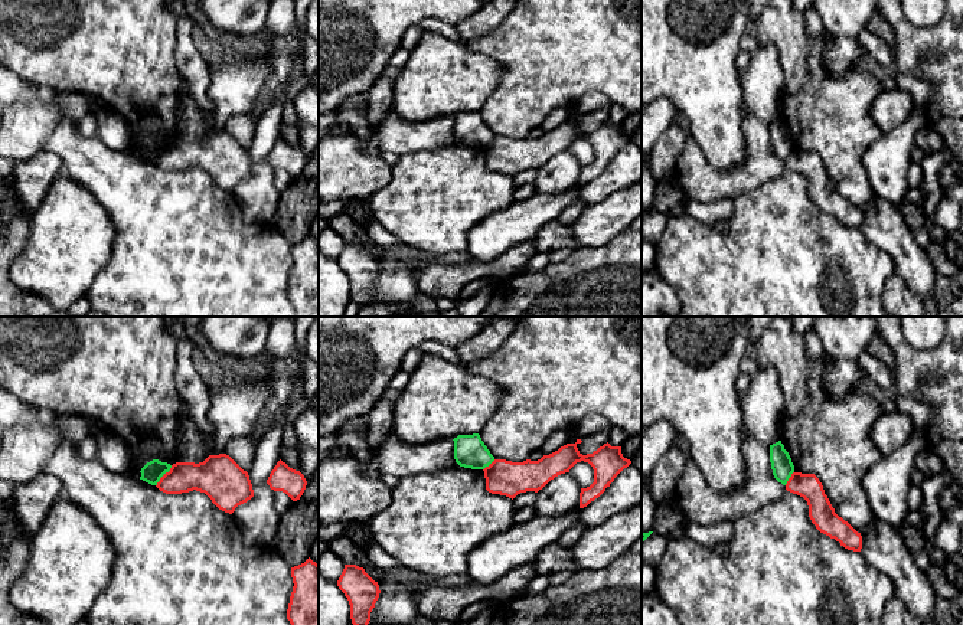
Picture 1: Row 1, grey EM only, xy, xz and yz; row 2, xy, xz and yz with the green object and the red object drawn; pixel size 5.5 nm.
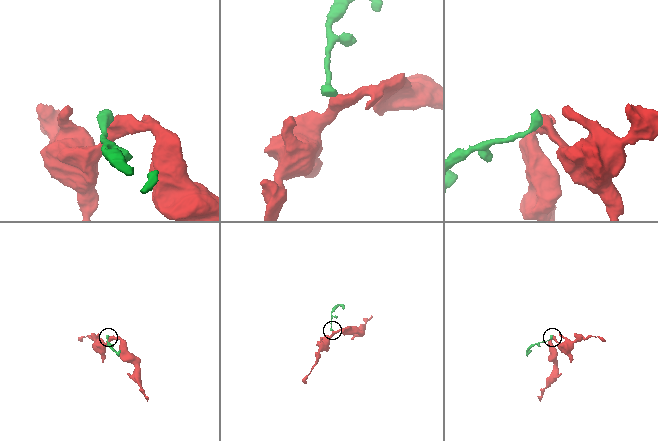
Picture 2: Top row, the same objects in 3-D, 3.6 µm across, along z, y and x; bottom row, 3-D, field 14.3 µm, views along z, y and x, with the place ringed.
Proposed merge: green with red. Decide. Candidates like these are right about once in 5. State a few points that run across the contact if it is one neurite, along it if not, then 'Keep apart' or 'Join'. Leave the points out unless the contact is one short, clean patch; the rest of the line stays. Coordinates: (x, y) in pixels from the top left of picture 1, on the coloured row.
Line: xy (172, 465), (156, 486). Keep apart

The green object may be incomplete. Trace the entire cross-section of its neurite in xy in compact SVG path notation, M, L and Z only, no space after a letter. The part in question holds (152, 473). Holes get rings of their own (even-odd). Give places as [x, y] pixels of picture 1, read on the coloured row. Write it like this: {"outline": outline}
{"outline": "M153 459L150 462L147 462L143 468L141 468L141 477L140 480L151 484L151 485L157 485L157 482L160 481L160 478L169 472L172 468L170 464L167 462L161 462L159 459Z"}

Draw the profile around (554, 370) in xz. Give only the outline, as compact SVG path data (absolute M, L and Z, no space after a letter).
M522 317L510 336L490 356L464 367L473 374L493 380L503 390L499 409L479 432L494 459L523 462L543 445L552 432L572 431L584 416L593 413L604 416L613 426L621 428L627 436L642 433L642 317Z

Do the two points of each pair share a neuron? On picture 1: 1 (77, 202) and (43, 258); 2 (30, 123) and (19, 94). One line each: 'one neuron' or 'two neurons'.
1: one neuron
2: two neurons

